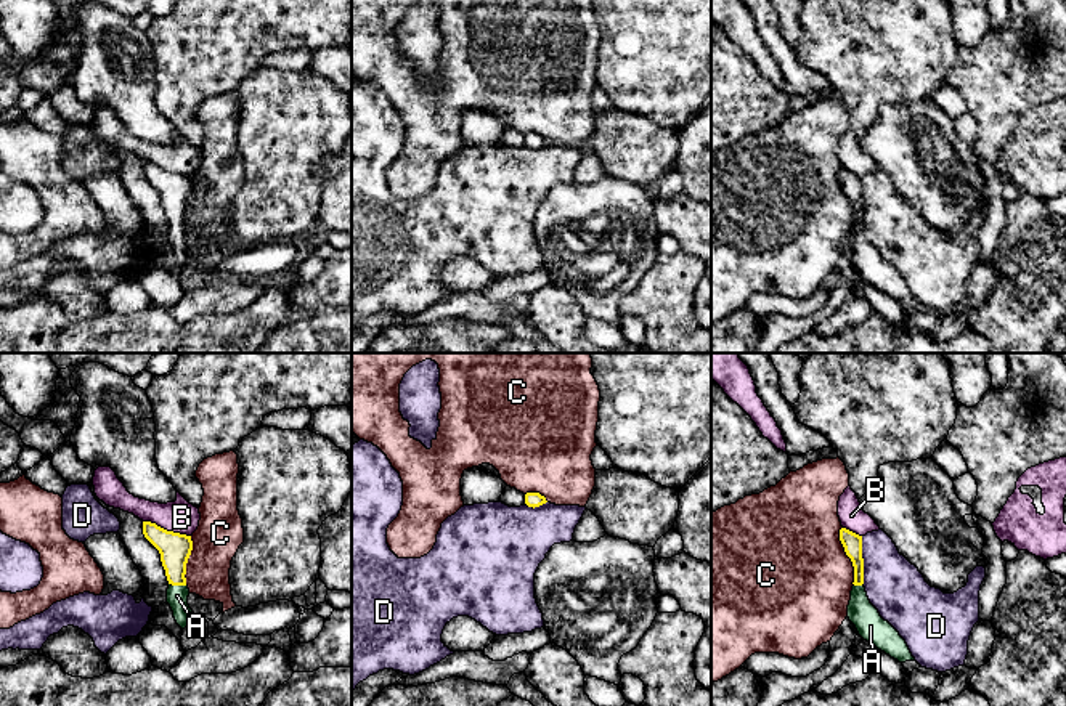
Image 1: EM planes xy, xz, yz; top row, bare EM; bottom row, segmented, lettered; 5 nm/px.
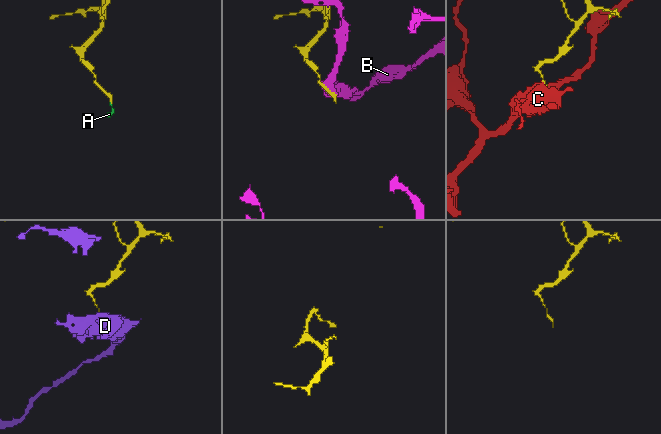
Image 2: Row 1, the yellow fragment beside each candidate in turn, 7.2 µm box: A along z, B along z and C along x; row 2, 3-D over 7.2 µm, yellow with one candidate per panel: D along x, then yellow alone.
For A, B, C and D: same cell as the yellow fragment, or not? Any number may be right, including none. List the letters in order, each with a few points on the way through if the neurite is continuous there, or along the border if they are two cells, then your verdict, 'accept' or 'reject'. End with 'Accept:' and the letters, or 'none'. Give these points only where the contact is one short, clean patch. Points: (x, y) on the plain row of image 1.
A: way xy (174, 188), (177, 225), (177, 236); accept
B: reject
C: reject
D: border yz (861, 177), (864, 223); reject
Accept: A

